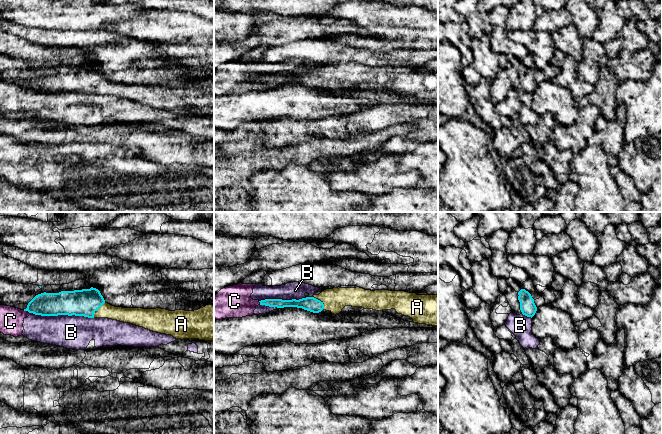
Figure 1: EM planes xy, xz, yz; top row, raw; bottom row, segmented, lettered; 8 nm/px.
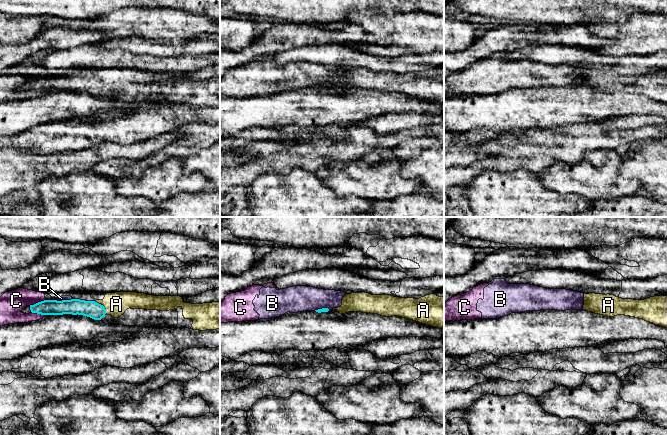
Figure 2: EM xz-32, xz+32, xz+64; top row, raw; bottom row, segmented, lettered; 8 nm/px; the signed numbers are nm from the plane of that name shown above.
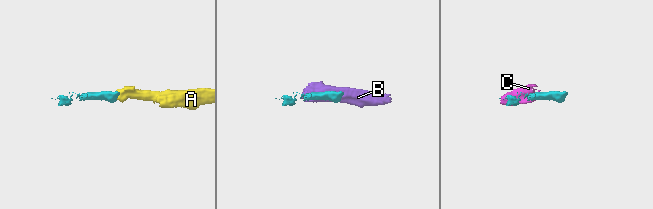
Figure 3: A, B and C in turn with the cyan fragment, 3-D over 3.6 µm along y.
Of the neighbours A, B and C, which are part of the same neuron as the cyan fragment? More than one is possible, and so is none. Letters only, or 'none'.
A

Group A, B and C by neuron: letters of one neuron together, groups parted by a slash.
A / B C

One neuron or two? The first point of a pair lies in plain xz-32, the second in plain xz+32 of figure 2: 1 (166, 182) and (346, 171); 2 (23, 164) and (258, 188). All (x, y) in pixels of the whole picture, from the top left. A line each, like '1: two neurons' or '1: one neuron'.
1: one neuron
2: two neurons

